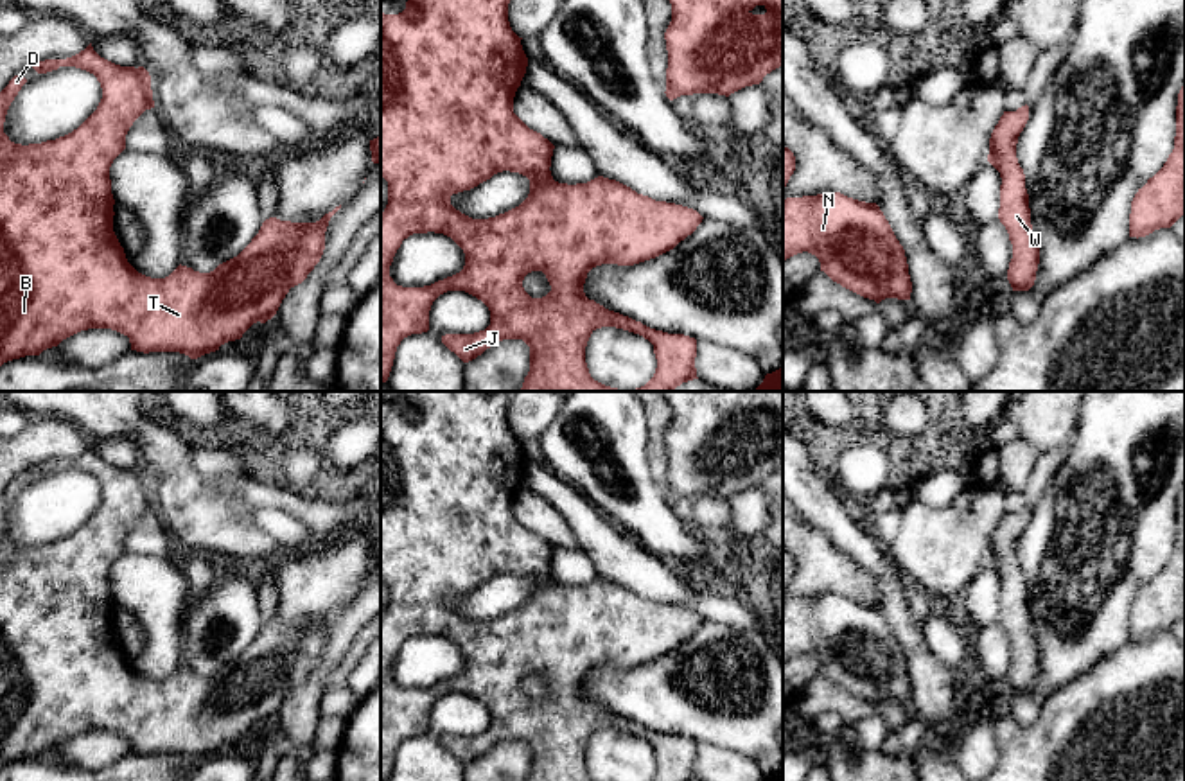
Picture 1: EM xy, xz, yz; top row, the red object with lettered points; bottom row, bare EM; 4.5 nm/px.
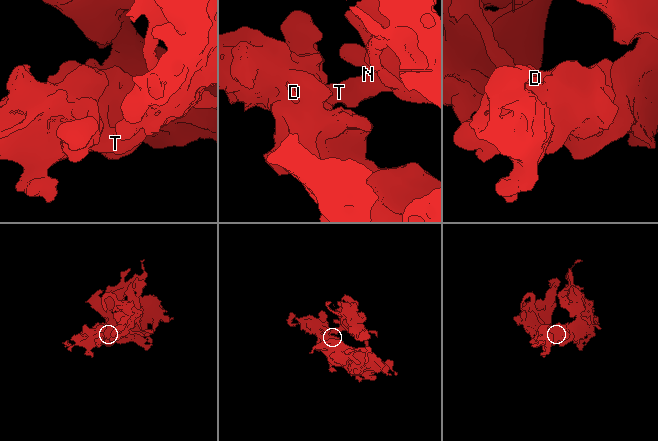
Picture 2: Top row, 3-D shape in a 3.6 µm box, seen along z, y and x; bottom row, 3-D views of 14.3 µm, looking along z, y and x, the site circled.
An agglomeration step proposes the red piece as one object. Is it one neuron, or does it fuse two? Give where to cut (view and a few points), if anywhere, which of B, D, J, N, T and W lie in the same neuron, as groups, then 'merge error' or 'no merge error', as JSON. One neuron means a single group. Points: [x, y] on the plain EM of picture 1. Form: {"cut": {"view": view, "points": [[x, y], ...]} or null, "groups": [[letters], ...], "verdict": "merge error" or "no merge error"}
{"cut": null, "groups": [["B", "D", "J", "N", "T", "W"]], "verdict": "no merge error"}

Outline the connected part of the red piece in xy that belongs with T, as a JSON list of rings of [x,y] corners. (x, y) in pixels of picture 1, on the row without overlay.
[[[92,445],[81,452],[79,456],[66,460],[66,461],[45,461],[32,470],[38,476],[47,476],[52,472],[57,472],[59,469],[75,469],[81,472],[86,472],[97,479],[102,490],[102,501],[97,508],[97,512],[72,535],[59,539],[56,542],[47,542],[41,546],[14,546],[9,542],[9,539],[4,535],[4,524],[7,512],[22,488],[27,485],[25,479],[14,478],[9,487],[0,494],[0,768],[7,763],[20,761],[25,758],[40,758],[43,752],[57,749],[63,742],[88,731],[111,731],[129,740],[131,752],[136,754],[180,754],[189,758],[190,761],[198,761],[205,756],[219,752],[221,747],[228,743],[241,742],[242,736],[257,724],[266,725],[271,722],[285,697],[291,689],[302,686],[307,677],[314,671],[314,668],[320,664],[323,652],[325,652],[325,634],[329,628],[330,619],[341,610],[336,609],[332,614],[325,616],[316,625],[291,625],[291,623],[280,623],[276,619],[269,619],[262,625],[259,636],[251,641],[251,645],[233,661],[219,666],[210,675],[199,675],[187,668],[178,668],[169,679],[165,680],[151,680],[142,675],[138,675],[126,661],[124,650],[120,648],[115,634],[113,634],[113,596],[111,596],[111,582],[110,582],[110,569],[113,562],[126,551],[126,537],[133,524],[145,513],[154,510],[153,503],[153,492],[151,492],[151,478],[144,469],[120,469],[115,467],[104,460],[101,460]]]

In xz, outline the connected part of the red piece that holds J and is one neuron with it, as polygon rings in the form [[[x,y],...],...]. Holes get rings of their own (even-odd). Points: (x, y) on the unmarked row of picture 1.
[[[426,391],[424,397],[411,399],[399,417],[381,413],[381,578],[388,584],[388,607],[381,616],[381,781],[390,779],[400,743],[429,733],[431,707],[447,693],[465,693],[490,713],[490,727],[485,733],[442,738],[442,745],[463,765],[476,761],[497,743],[522,742],[530,749],[530,774],[524,781],[592,781],[585,765],[587,743],[596,731],[616,729],[654,747],[657,770],[652,781],[698,781],[695,740],[655,733],[609,713],[585,698],[584,686],[596,668],[634,668],[673,652],[704,619],[693,610],[655,603],[603,578],[576,587],[553,582],[549,569],[555,548],[514,515],[514,499],[528,469],[522,440],[508,424],[508,406],[515,393]],[[503,573],[530,582],[530,596],[519,609],[496,619],[472,621],[451,607],[452,596],[470,592]],[[427,634],[443,636],[463,652],[463,671],[424,689],[397,688],[390,679],[397,652],[409,637]],[[531,673],[542,673],[551,688],[542,700],[531,700],[522,689],[524,679]]]

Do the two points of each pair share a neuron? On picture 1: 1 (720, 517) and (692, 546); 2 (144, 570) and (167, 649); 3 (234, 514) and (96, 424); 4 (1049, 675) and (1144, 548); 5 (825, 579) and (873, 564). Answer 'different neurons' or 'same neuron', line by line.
1: different neurons
2: same neuron
3: same neuron
4: same neuron
5: different neurons

